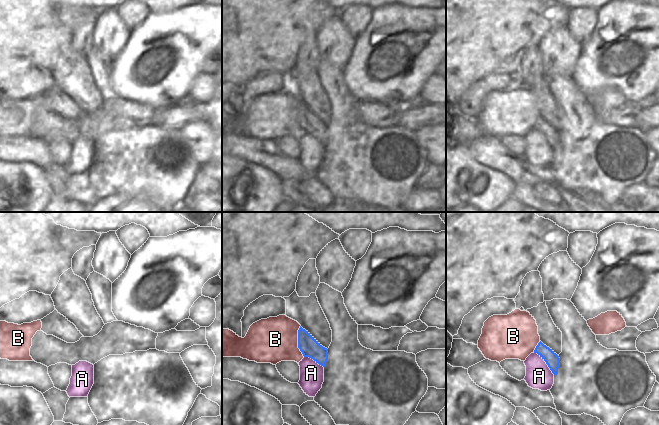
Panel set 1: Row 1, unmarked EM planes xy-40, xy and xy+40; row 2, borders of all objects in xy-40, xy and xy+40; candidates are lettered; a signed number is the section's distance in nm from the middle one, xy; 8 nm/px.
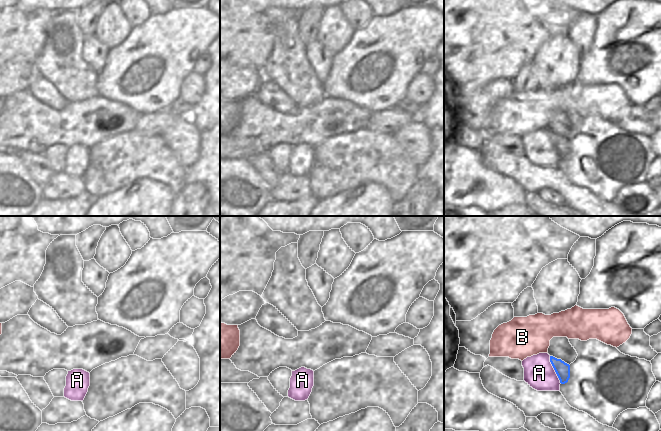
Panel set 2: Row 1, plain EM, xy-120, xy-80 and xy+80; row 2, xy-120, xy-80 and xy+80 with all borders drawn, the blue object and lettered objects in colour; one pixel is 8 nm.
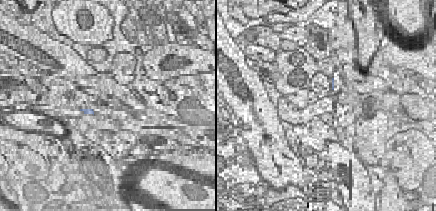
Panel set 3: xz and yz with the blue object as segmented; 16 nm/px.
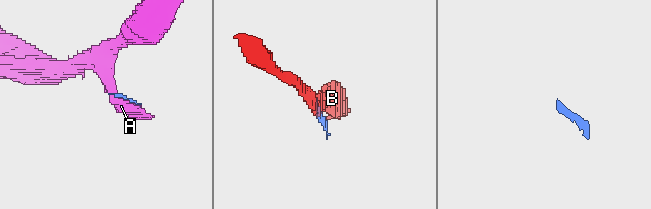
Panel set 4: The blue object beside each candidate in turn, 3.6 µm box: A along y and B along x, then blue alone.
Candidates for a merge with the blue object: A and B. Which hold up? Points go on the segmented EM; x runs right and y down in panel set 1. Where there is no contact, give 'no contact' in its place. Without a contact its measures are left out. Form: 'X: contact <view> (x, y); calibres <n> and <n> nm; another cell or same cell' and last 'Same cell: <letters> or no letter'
A: contact xy+40 (546, 363); calibres 110 and 200 nm; another cell
B: contact xy (298, 341); calibres 150 and 360 nm; another cell
Same cell: no letter

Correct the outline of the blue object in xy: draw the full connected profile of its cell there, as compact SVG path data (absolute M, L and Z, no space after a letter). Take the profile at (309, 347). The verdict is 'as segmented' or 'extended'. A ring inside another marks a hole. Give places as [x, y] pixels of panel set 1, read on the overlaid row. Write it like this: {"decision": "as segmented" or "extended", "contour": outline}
{"decision": "as segmented", "contour": "M301 326L298 330L298 348L304 357L313 359L325 367L328 360L328 349L323 347L308 331Z"}

